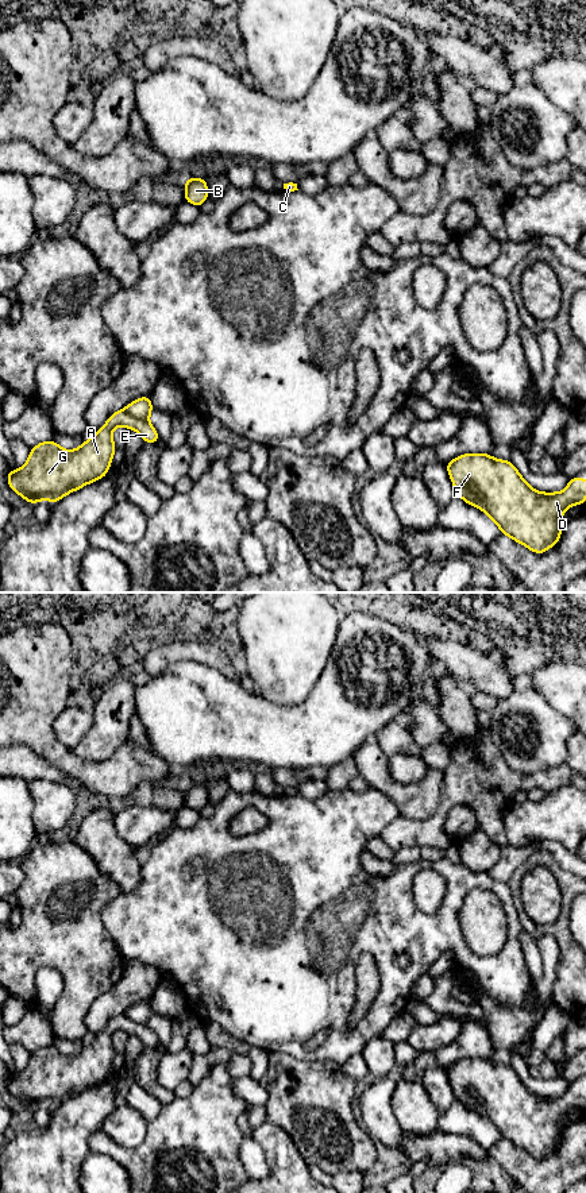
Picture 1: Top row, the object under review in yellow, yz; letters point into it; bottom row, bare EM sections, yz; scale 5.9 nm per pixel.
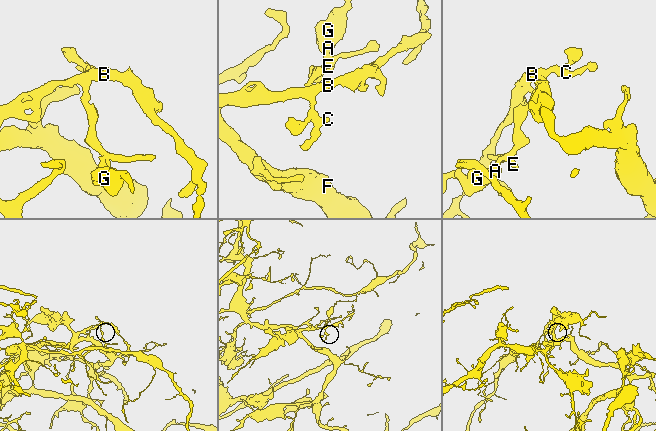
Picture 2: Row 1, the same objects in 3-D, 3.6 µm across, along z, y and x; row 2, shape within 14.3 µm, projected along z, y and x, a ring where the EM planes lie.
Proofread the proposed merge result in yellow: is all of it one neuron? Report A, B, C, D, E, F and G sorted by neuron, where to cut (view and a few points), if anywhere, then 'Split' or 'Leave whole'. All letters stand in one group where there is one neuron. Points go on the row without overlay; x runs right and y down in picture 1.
Groups: A E G / B C D F. Split along yz (123, 1014), (138, 1023), (146, 1024). Split

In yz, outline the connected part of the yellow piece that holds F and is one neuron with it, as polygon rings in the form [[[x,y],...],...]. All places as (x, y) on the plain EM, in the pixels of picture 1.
[[[489,1058],[460,1059],[444,1070],[455,1090],[456,1101],[485,1116],[500,1131],[501,1138],[537,1159],[558,1148],[564,1131],[562,1117],[577,1108],[586,1109],[585,1082],[571,1082],[563,1097],[537,1097],[510,1065],[498,1065]]]

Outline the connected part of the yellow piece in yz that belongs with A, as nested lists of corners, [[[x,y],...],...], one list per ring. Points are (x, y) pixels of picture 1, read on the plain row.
[[[119,1015],[77,1054],[65,1055],[53,1043],[31,1053],[27,1067],[5,1080],[9,1092],[31,1109],[43,1103],[54,1109],[69,1097],[104,1082],[116,1055],[112,1035],[117,1030],[135,1034],[144,1047],[159,1046],[158,1036],[147,1024]]]

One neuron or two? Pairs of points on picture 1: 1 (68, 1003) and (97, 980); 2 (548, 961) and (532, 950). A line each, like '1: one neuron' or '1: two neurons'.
1: one neuron
2: two neurons

